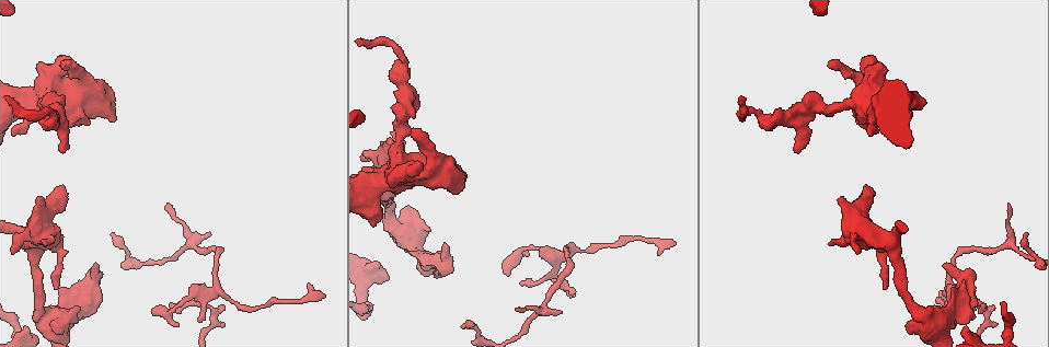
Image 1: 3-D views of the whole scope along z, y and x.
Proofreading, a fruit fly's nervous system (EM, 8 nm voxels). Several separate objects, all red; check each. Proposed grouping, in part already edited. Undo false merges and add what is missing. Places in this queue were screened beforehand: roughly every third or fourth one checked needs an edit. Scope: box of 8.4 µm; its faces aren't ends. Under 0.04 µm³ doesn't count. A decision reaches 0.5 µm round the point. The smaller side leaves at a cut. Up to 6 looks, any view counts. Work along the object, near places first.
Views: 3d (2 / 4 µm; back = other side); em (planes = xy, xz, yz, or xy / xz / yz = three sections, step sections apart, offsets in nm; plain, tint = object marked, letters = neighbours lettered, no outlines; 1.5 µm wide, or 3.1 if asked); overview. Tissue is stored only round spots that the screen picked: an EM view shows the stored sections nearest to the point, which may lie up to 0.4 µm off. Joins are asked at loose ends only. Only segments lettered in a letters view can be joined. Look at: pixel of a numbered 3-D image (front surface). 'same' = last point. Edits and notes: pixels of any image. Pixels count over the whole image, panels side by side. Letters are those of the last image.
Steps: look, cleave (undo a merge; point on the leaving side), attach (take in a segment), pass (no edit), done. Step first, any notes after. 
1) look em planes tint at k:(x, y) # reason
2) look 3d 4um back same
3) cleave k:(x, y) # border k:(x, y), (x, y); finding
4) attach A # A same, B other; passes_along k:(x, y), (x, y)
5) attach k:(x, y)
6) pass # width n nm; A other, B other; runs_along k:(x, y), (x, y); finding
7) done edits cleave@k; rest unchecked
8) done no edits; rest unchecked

look em planes letters at 1:(946, 267) # an open end

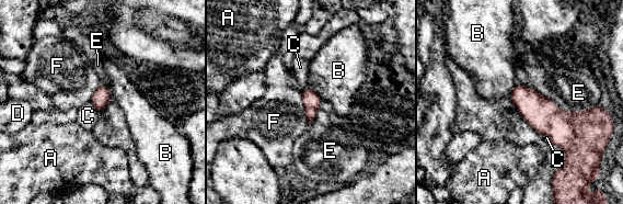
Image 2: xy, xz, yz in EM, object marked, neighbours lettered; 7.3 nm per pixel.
pass # A other, B other, C other, D other, E other, F other; border 2:(90, 101), (99, 112); none of them fits

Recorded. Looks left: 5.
look em planes letters at 1:(987, 315) # sharp bend

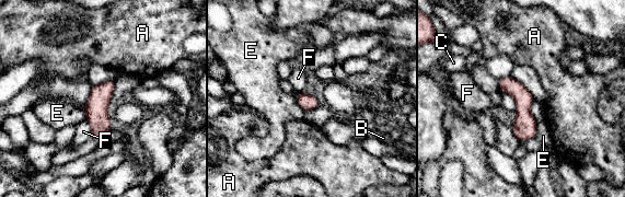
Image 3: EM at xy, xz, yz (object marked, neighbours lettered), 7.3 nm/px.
pass # width 120 nm; A other, B other, C other, E other, F other; border 3:(294, 96), (298, 104), (304, 111); all the same neuron

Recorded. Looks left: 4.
look em planes letters at 1:(166, 204) # branch stops here

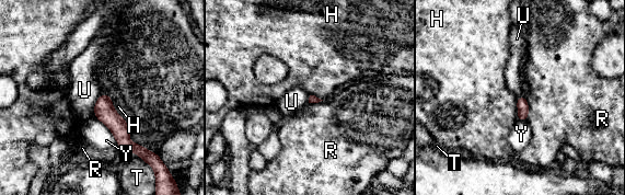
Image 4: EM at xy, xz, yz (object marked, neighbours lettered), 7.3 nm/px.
pass # H other, R other, T other, U other, Y other; border 4:(103, 93), (94, 105), (93, 114); no lettered segment goes on from it

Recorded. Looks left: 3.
done no edits; rest unchecked

